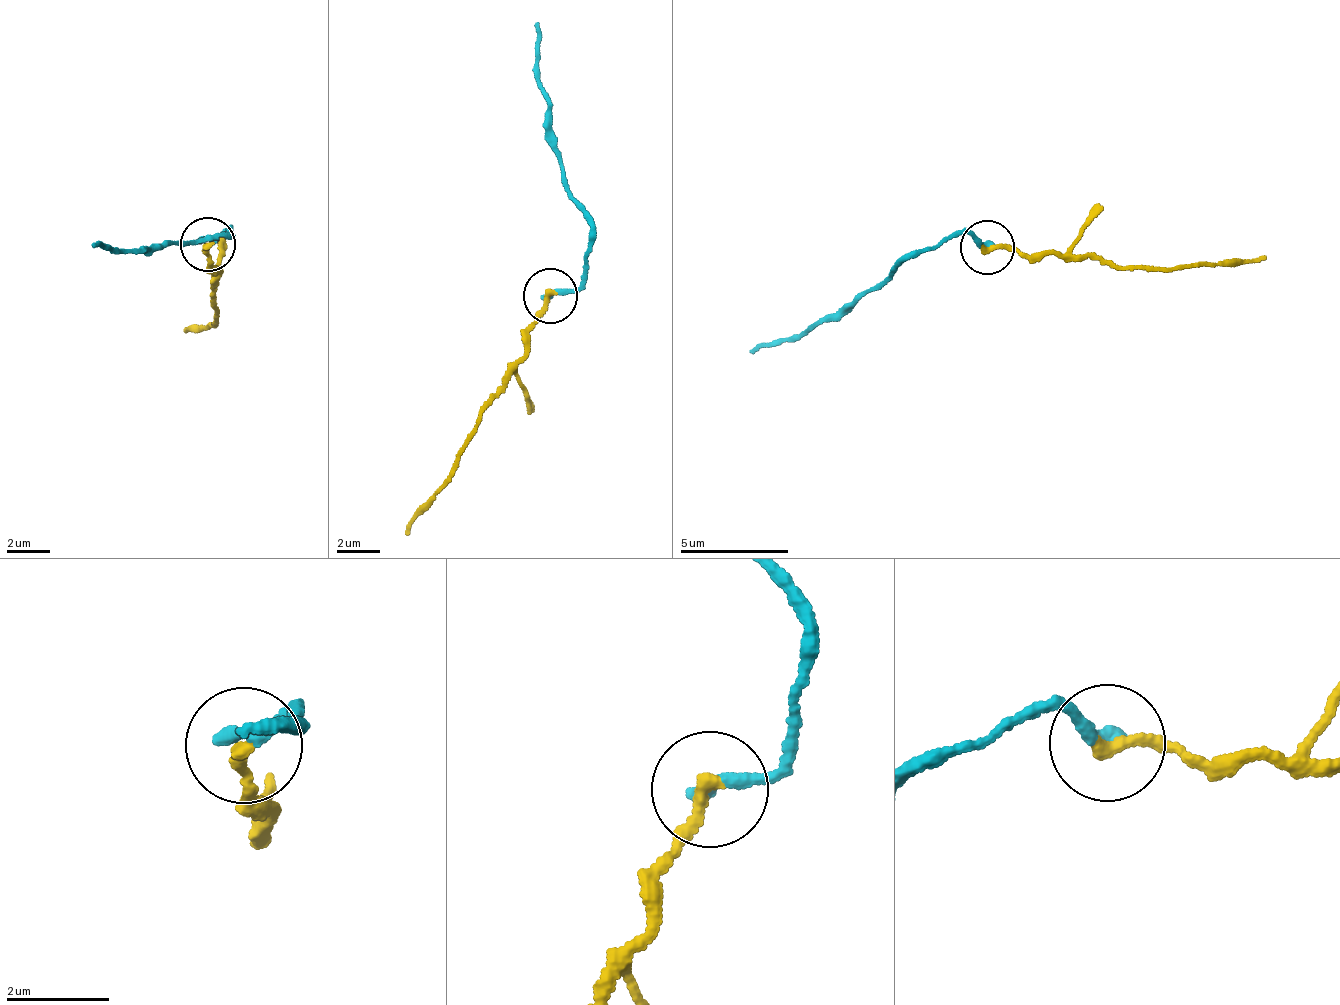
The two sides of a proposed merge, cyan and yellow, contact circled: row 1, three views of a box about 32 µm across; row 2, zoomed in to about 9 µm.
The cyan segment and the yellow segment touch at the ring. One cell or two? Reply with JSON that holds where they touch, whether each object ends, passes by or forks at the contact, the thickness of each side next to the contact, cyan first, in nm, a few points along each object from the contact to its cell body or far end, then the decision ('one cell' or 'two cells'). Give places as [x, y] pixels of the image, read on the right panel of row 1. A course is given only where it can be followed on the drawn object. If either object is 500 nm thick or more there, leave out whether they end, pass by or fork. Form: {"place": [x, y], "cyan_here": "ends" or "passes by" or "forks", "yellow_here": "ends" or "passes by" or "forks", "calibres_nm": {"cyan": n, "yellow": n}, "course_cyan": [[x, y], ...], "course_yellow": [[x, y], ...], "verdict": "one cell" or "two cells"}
{"place": [987, 247], "cyan_here": "ends", "yellow_here": "ends", "calibres_nm": {"cyan": 300, "yellow": 260}, "course_cyan": [[985, 243], [961, 233], [914, 258], [801, 336], [748, 349]], "course_yellow": [[985, 248], [1052, 249], [1116, 267], [1234, 268], [1264, 255]], "verdict": "one cell"}

